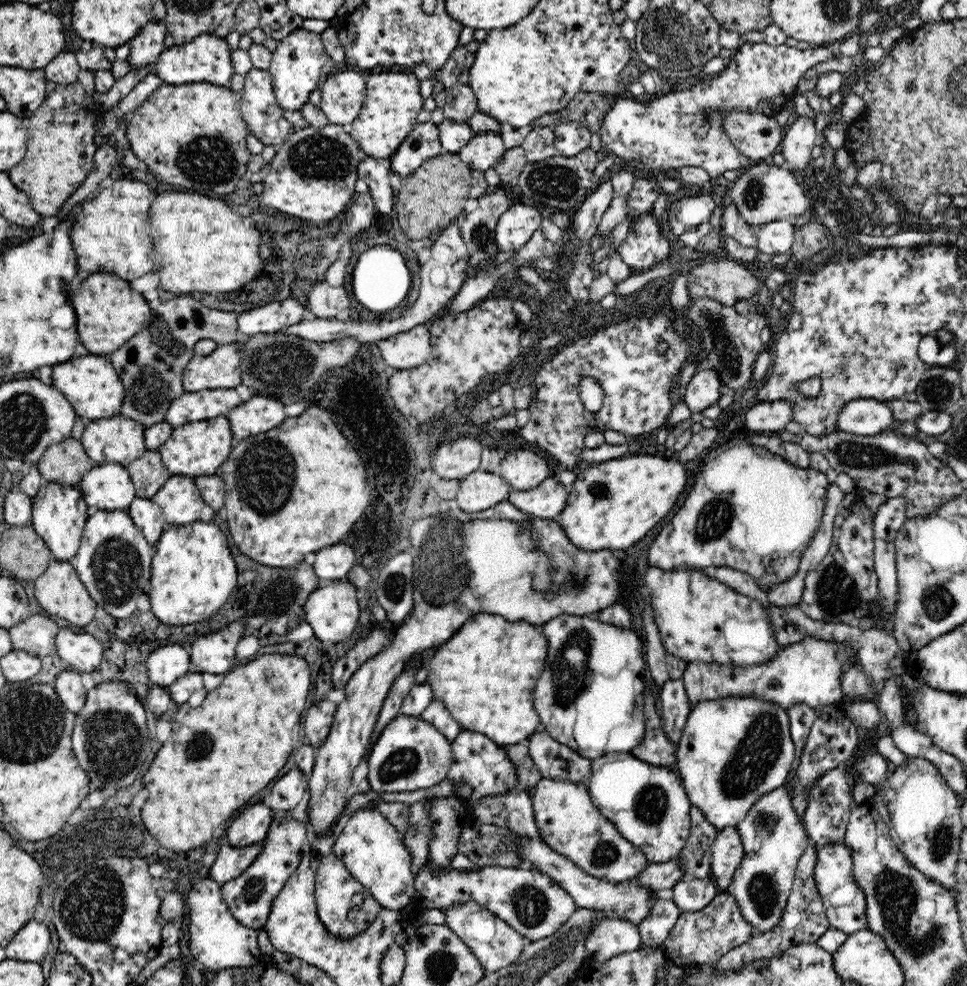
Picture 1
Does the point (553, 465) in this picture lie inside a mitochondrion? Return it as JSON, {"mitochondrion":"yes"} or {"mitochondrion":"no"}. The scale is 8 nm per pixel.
{"mitochondrion":"no"}

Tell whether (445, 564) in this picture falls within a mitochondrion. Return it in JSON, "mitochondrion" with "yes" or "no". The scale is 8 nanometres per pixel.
{"mitochondrion":"yes"}

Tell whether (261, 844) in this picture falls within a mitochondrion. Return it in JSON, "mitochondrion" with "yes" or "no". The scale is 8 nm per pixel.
{"mitochondrion":"no"}

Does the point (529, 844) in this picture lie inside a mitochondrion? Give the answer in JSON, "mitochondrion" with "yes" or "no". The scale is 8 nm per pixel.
{"mitochondrion":"no"}

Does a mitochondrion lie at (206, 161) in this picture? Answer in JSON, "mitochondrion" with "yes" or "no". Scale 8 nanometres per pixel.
{"mitochondrion":"yes"}

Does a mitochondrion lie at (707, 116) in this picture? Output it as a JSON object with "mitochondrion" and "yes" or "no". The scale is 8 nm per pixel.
{"mitochondrion":"no"}

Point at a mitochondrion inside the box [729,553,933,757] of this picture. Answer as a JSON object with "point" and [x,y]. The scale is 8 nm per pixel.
{"point":[837,594]}

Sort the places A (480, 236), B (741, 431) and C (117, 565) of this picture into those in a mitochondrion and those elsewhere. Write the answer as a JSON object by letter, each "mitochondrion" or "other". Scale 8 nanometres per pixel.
{"A":"mitochondrion","B":"other","C":"mitochondrion"}

